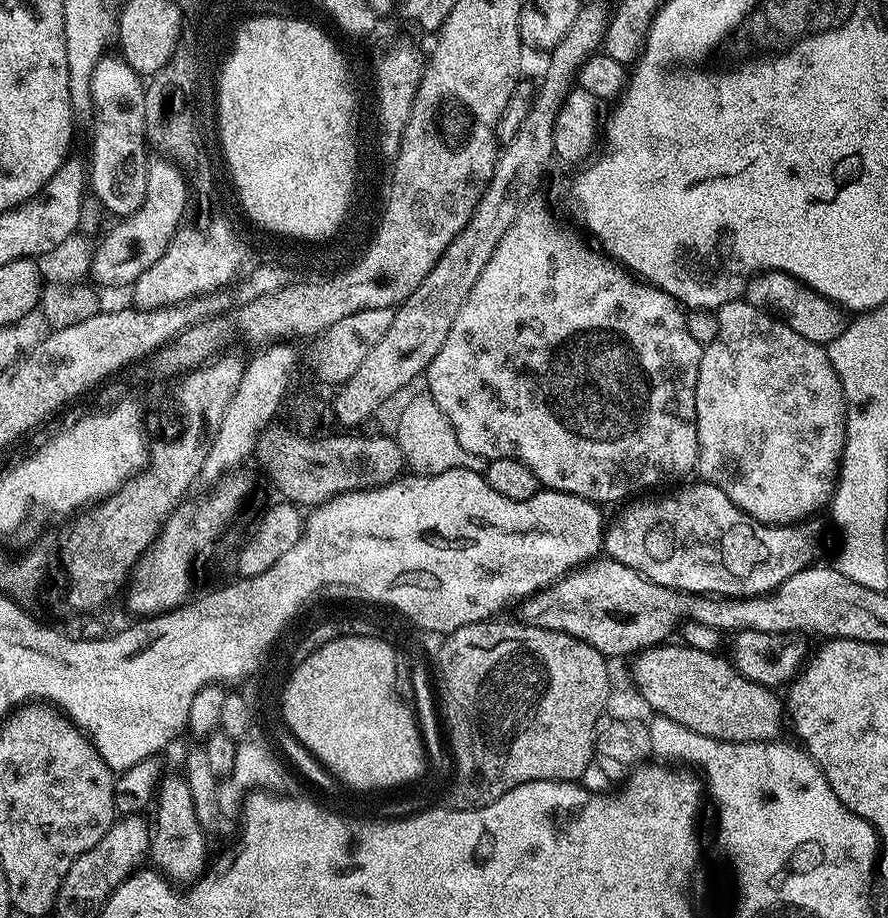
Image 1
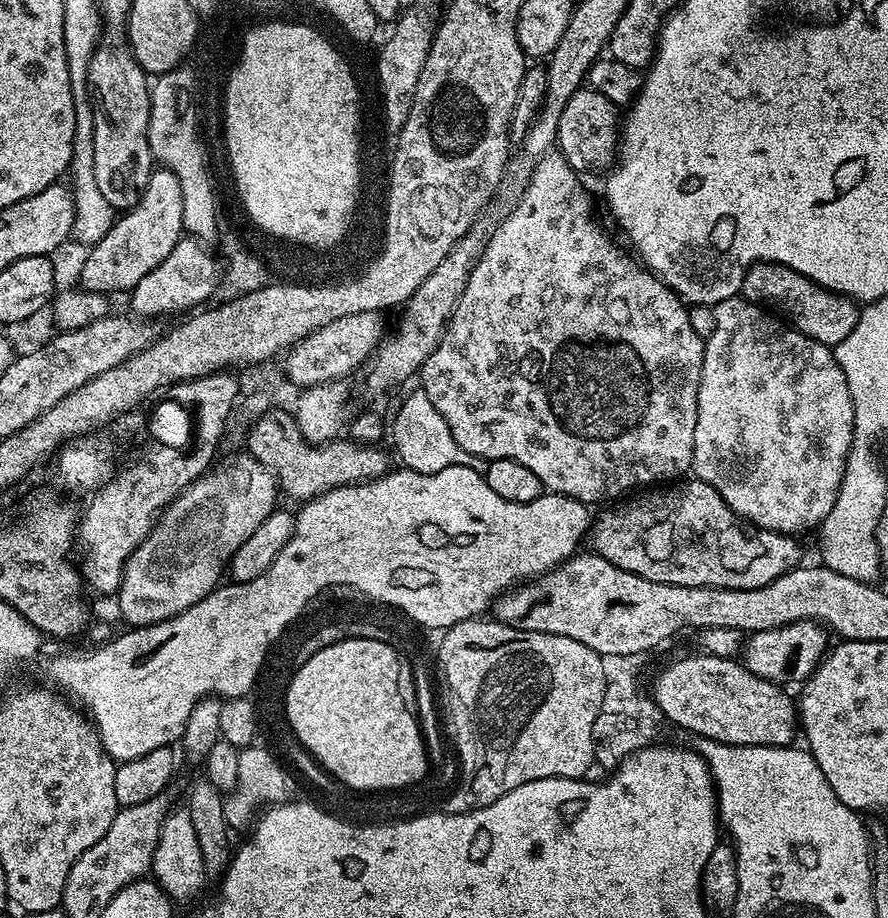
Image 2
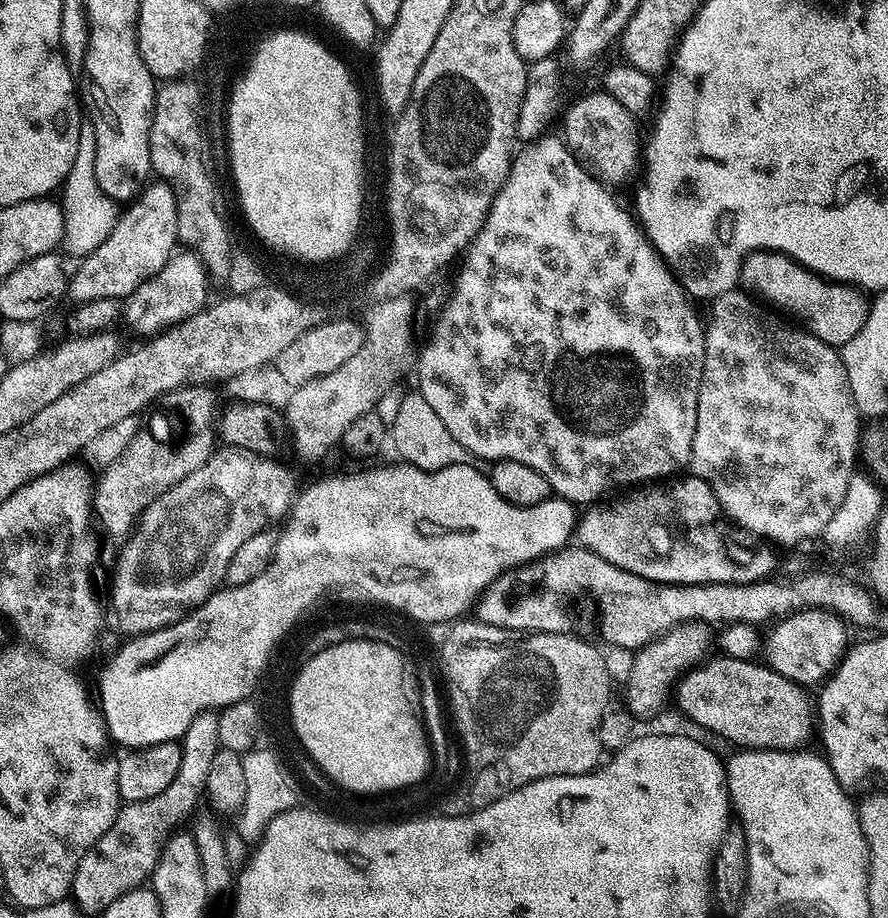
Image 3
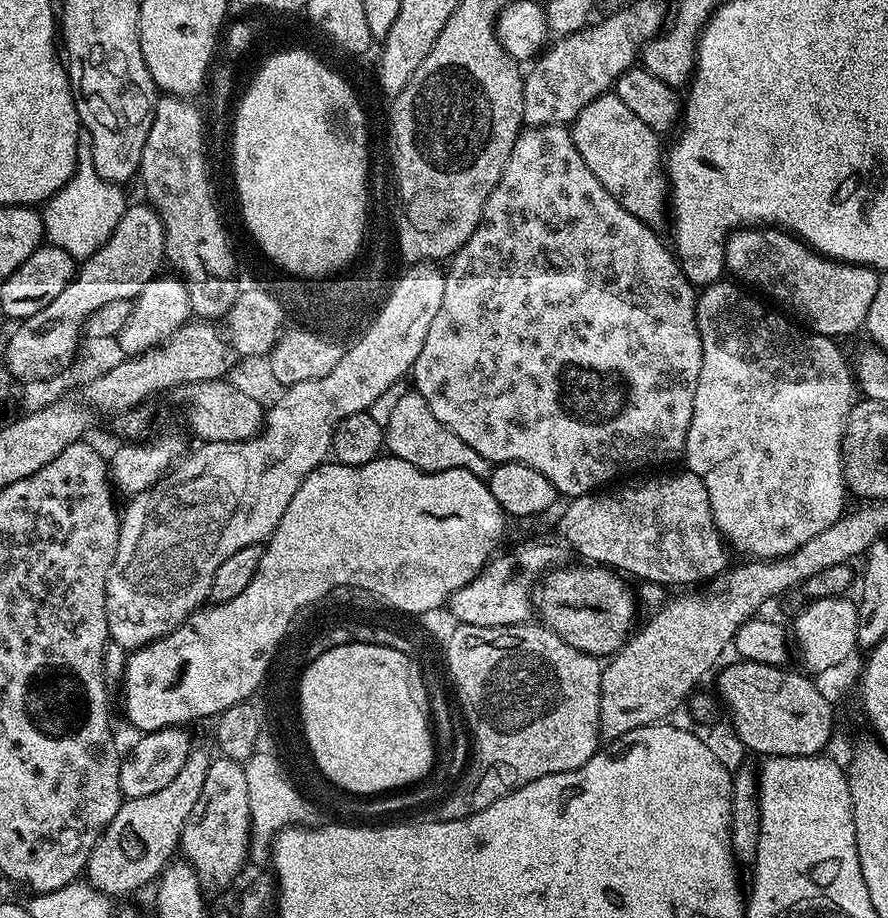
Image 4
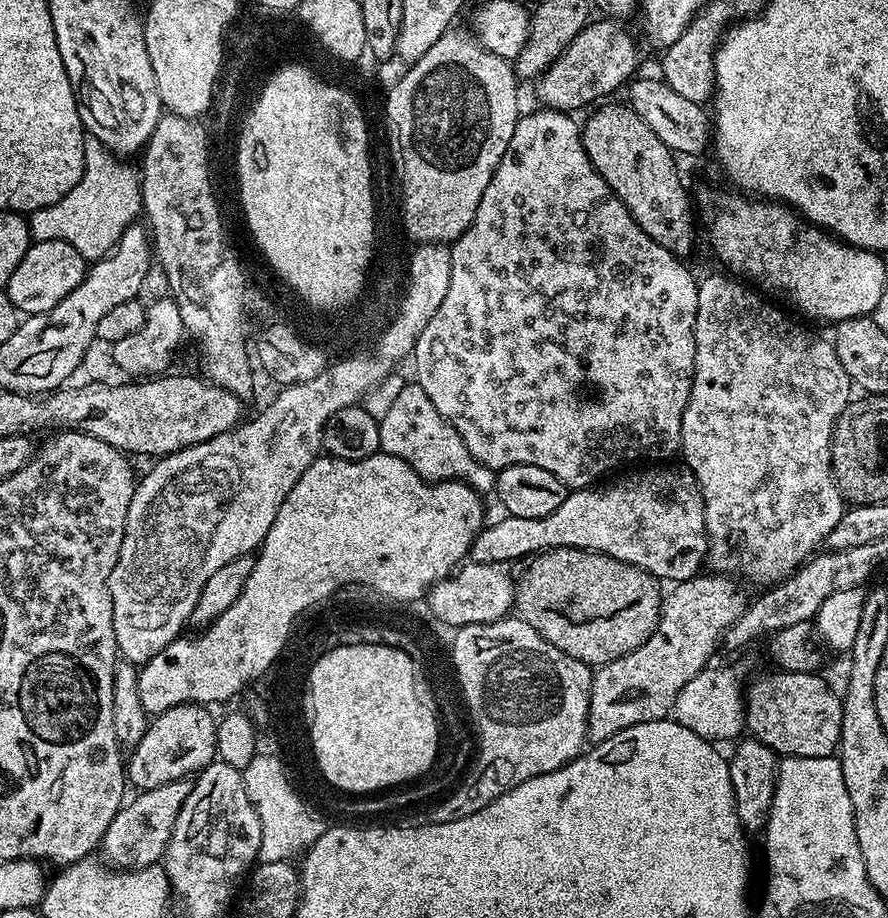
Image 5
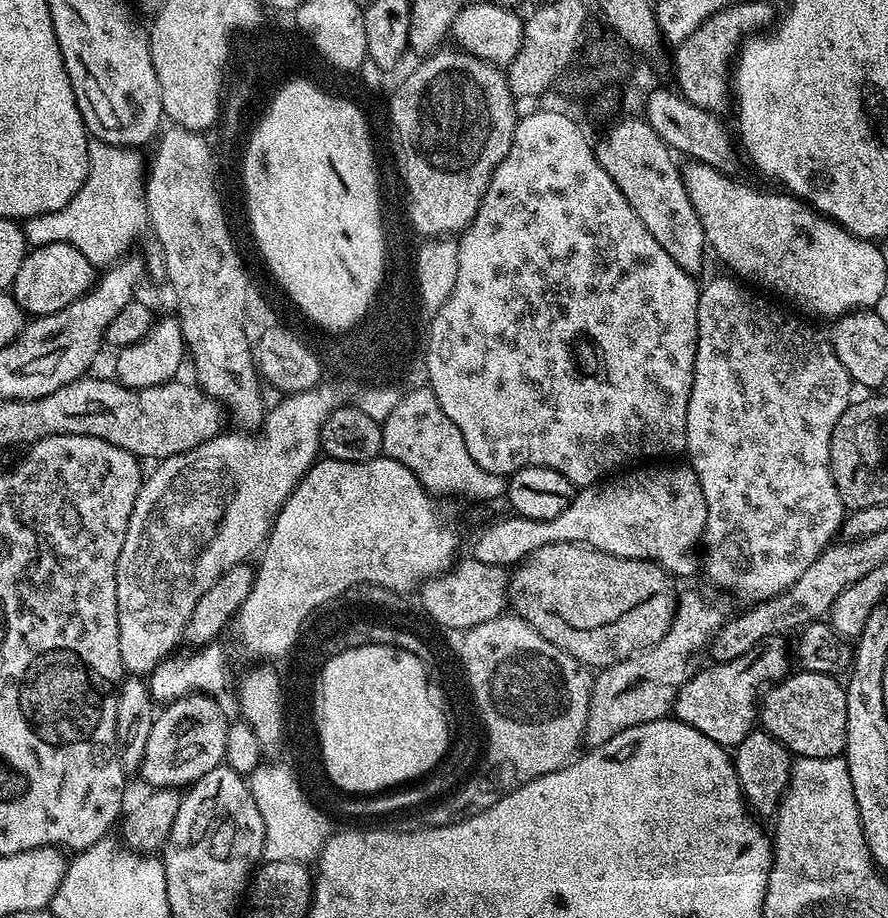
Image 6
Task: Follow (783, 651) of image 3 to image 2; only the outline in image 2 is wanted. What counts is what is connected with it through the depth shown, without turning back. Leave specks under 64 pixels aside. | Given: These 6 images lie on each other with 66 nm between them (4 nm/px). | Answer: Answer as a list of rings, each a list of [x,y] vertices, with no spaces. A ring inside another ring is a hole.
[[[799,620],[781,628],[753,632],[744,645],[742,663],[745,668],[767,680],[803,682],[819,668],[820,661],[829,651],[828,636],[829,629],[814,620]]]

